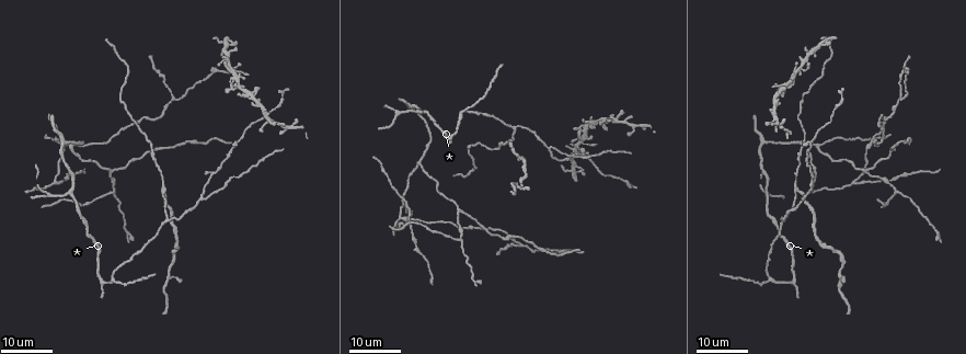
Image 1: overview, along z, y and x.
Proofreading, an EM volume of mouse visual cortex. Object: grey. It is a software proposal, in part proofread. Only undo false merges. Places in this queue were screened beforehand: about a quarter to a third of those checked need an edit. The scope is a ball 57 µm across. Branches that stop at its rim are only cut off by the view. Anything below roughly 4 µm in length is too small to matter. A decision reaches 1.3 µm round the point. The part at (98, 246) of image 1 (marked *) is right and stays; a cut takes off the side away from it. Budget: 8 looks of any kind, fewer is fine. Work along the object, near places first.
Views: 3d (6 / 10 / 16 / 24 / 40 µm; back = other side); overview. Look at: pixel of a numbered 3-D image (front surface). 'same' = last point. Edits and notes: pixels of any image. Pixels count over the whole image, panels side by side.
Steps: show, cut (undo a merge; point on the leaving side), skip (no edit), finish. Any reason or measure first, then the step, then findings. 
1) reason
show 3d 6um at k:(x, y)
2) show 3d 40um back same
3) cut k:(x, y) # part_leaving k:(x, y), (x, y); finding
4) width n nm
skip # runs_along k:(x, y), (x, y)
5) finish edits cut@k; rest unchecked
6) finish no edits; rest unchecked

side arm on a straight run
show 3d 16um at 1:(55, 181)

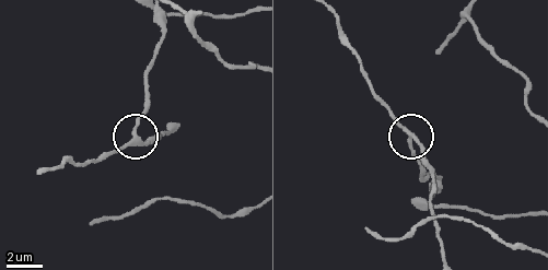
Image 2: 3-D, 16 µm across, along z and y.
show 3d 6um at 2:(412, 138)

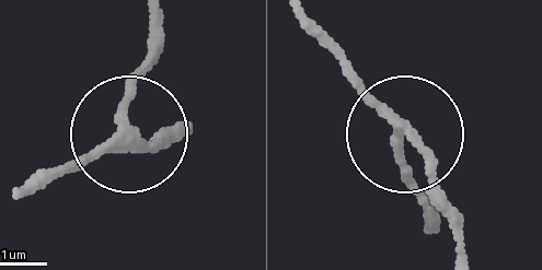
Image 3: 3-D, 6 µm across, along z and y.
arms 3
skip # runs_along 3:(435, 230), (395, 124), (309, 34); all the same neuron

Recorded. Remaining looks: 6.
a fork
show 3d 16um at 1:(459, 241)

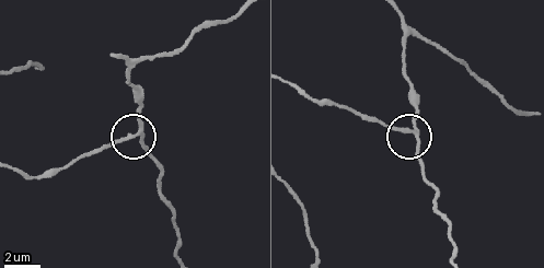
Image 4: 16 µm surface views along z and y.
show 3d 10um at 4:(139, 131)

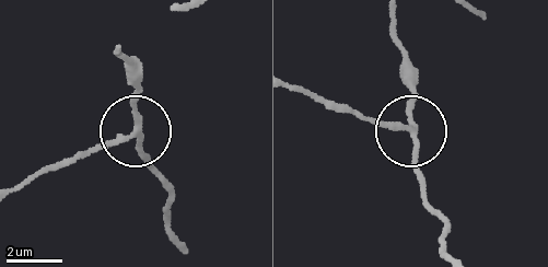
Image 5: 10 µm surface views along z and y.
skip # runs_along 5:(115, 48), (129, 65), (143, 161); all the same neuron

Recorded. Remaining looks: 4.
three-way junction
show 3d 16um at 1:(864, 172)

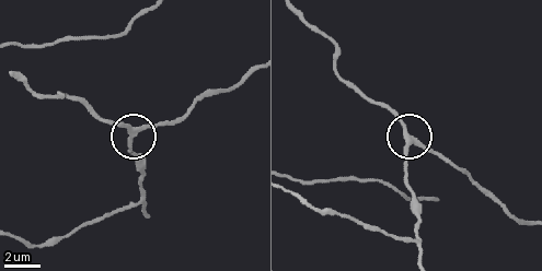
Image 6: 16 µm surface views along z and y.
show 3d 10um at 6:(137, 130)

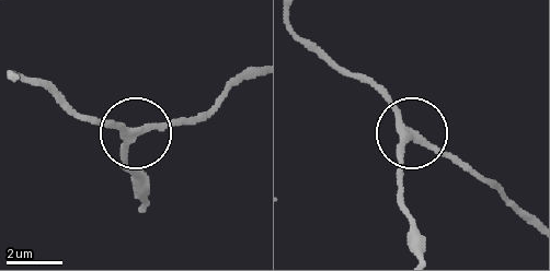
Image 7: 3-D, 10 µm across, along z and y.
skip # runs_along 7:(293, 27), (370, 83), (410, 133), (398, 187); continuous, no second neuron

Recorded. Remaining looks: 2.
show 3d 24um at 1:(872, 143)

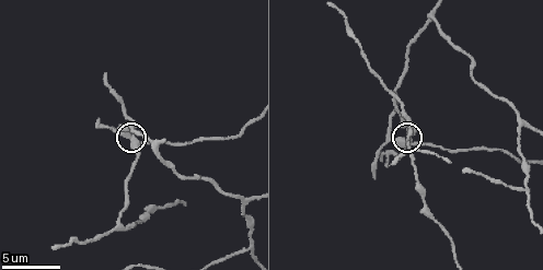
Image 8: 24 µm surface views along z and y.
show 3d 10um at 8:(128, 135)

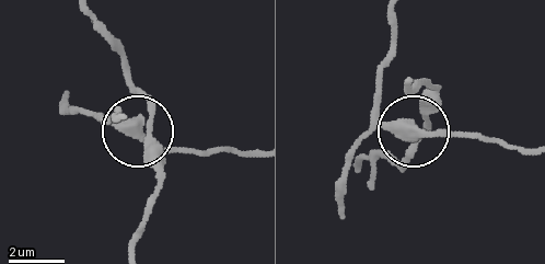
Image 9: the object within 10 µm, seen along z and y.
side_arm 30 um; arms 4
skip # all the same neuron

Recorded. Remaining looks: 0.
finish no edits; rest unchecked

